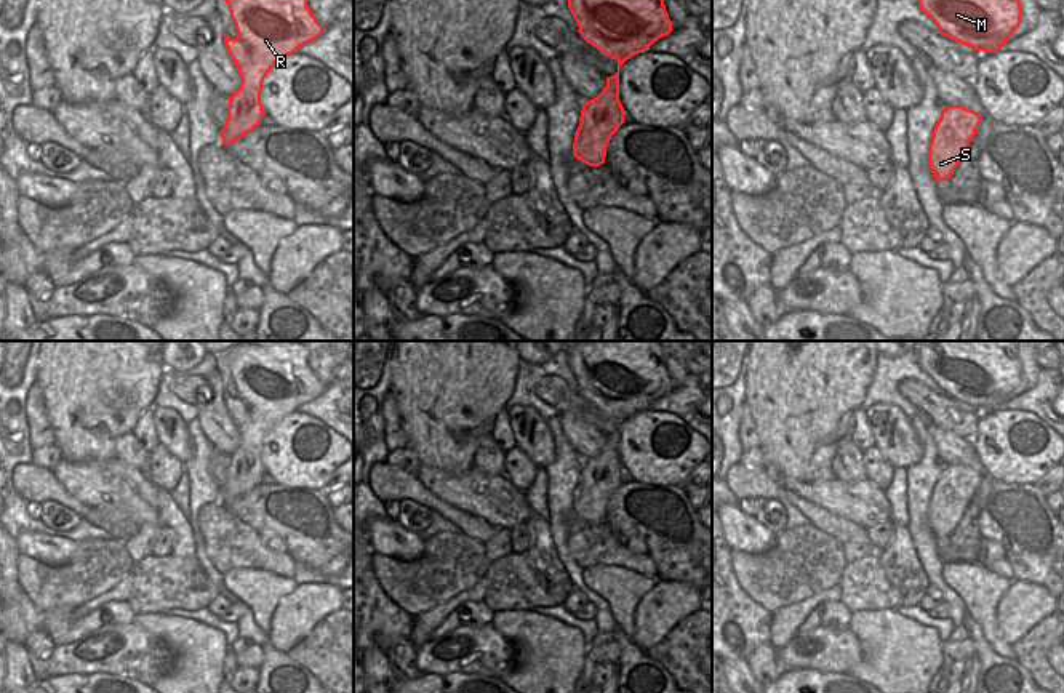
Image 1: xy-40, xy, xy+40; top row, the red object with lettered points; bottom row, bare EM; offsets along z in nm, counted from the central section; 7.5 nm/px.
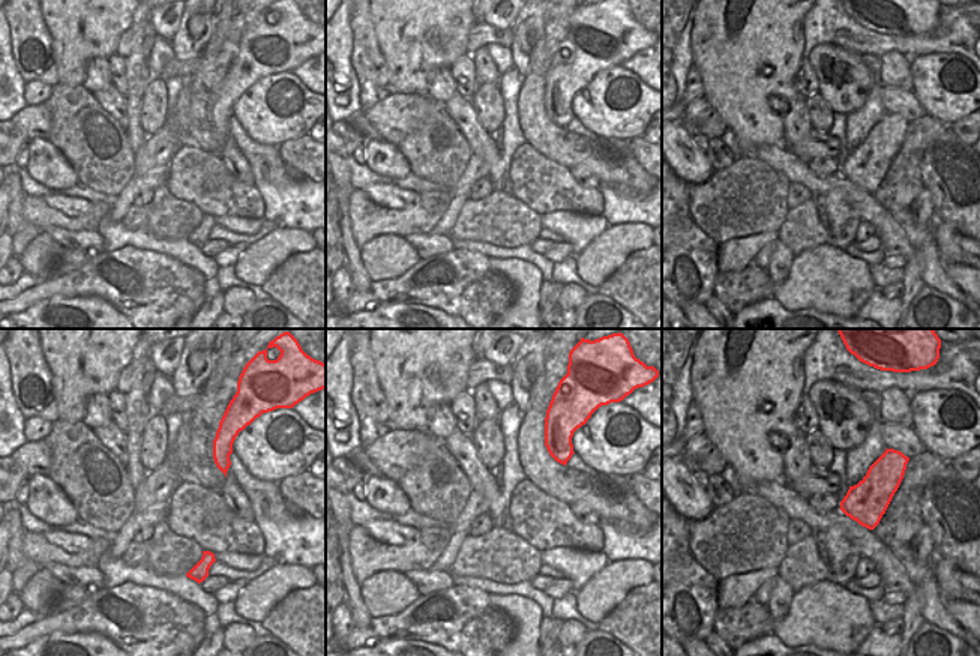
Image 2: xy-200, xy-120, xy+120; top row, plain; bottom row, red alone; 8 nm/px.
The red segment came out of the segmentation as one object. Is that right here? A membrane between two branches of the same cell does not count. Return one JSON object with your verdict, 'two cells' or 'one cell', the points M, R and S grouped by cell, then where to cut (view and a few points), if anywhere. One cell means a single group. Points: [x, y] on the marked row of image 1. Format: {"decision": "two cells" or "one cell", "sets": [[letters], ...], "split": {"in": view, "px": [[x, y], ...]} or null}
{"decision": "one cell", "sets": [["M", "R", "S"]], "split": null}

